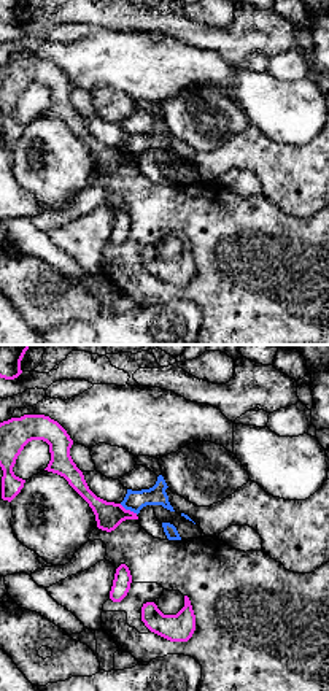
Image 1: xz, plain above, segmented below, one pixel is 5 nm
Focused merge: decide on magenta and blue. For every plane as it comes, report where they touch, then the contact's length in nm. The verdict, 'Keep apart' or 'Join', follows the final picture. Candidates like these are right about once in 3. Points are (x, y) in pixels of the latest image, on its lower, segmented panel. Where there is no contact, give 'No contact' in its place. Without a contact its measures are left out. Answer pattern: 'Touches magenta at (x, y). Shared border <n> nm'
Touches magenta at (129, 510). Shared border 110 nm

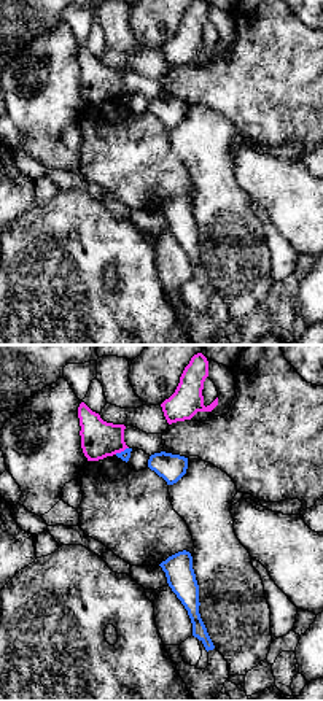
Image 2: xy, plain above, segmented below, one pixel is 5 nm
Touches magenta at (121, 450). Shared border 80 nm

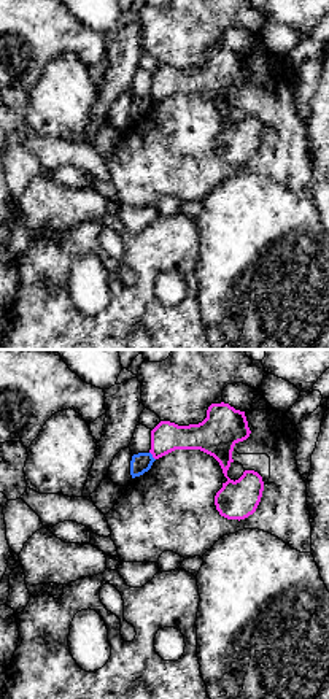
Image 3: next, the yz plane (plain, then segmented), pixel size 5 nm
Touches magenta at (153, 456). Shared border 50 nm

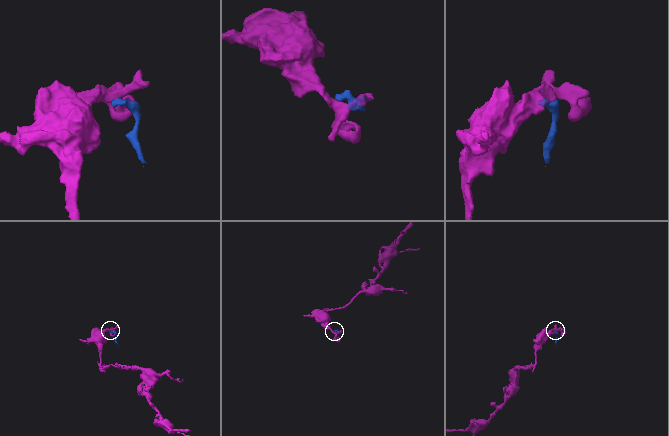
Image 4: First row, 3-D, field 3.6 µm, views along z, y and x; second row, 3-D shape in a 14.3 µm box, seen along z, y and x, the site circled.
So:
Keep apart

